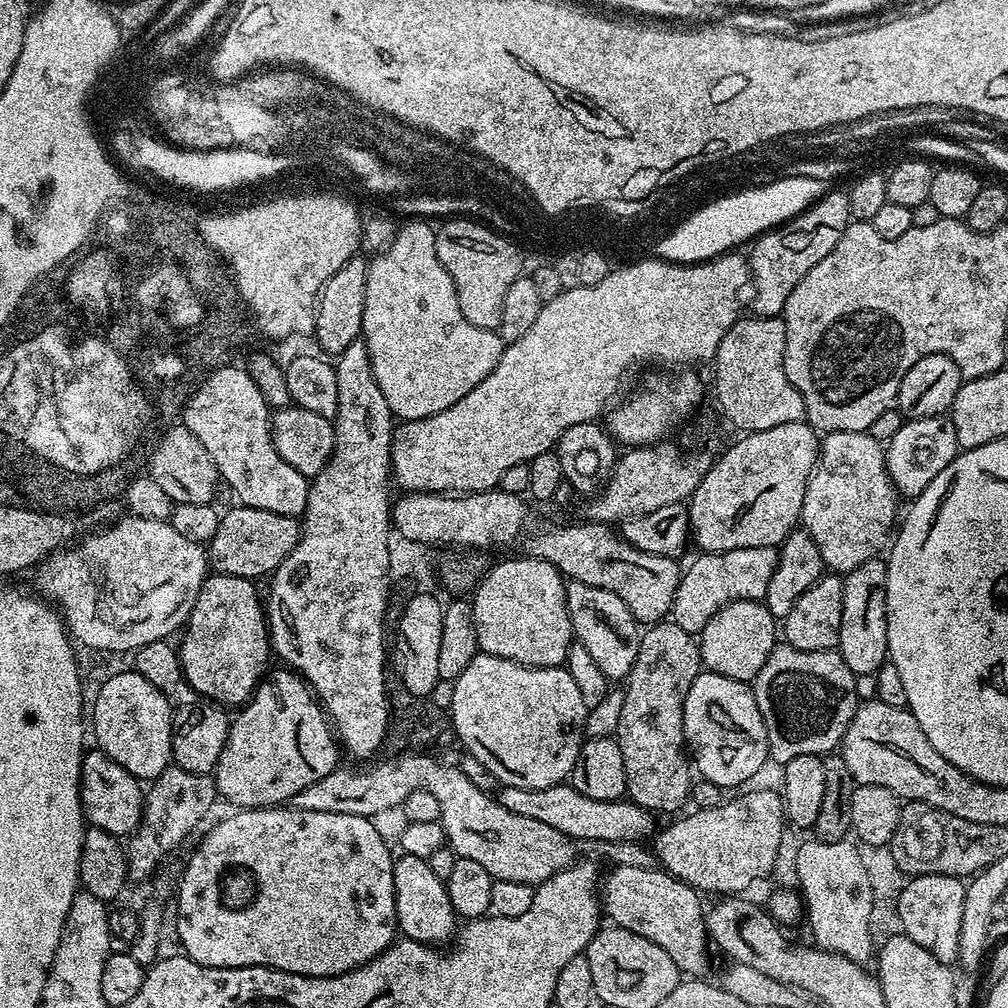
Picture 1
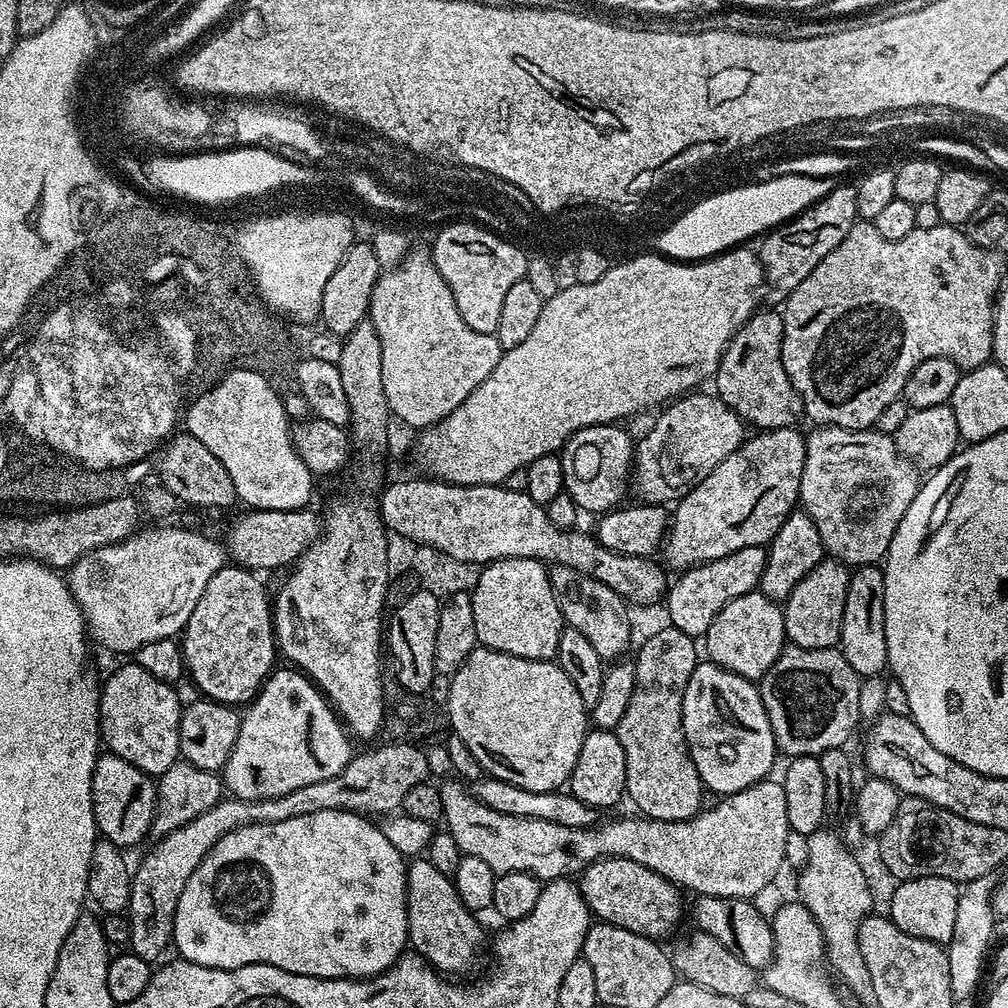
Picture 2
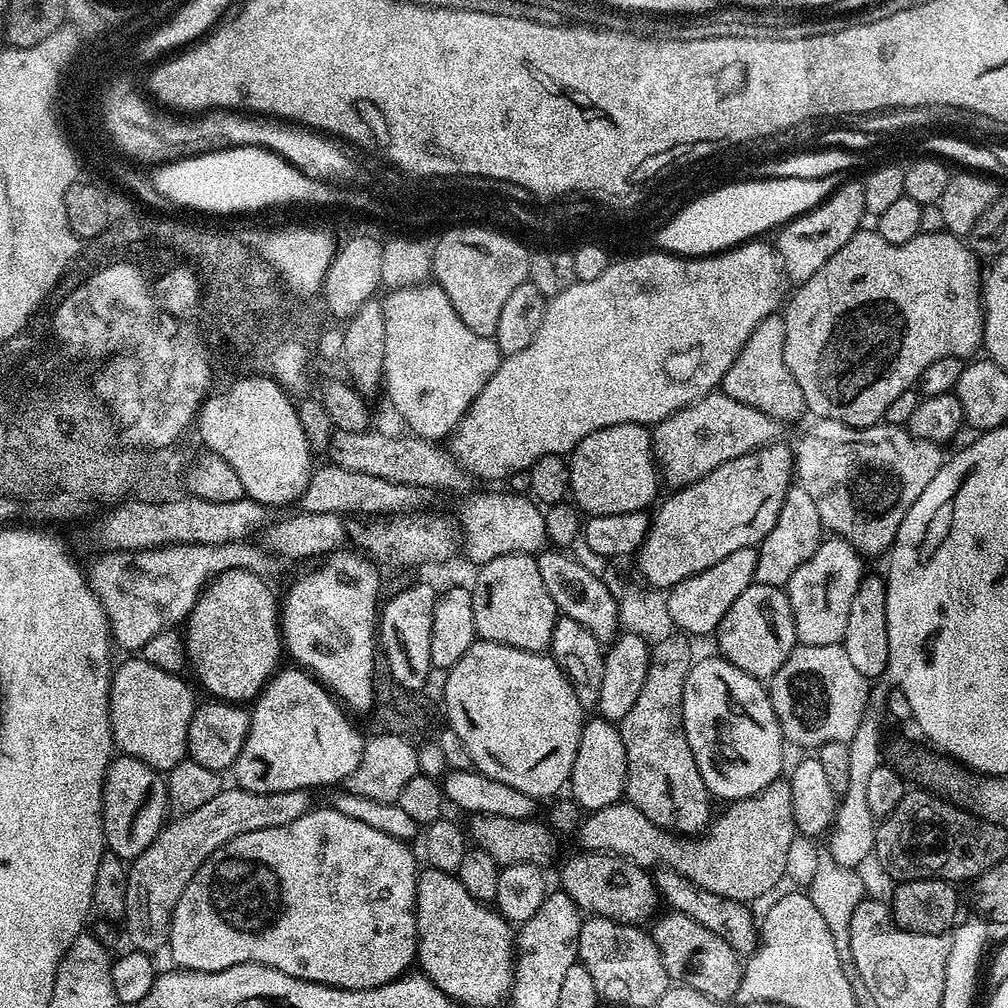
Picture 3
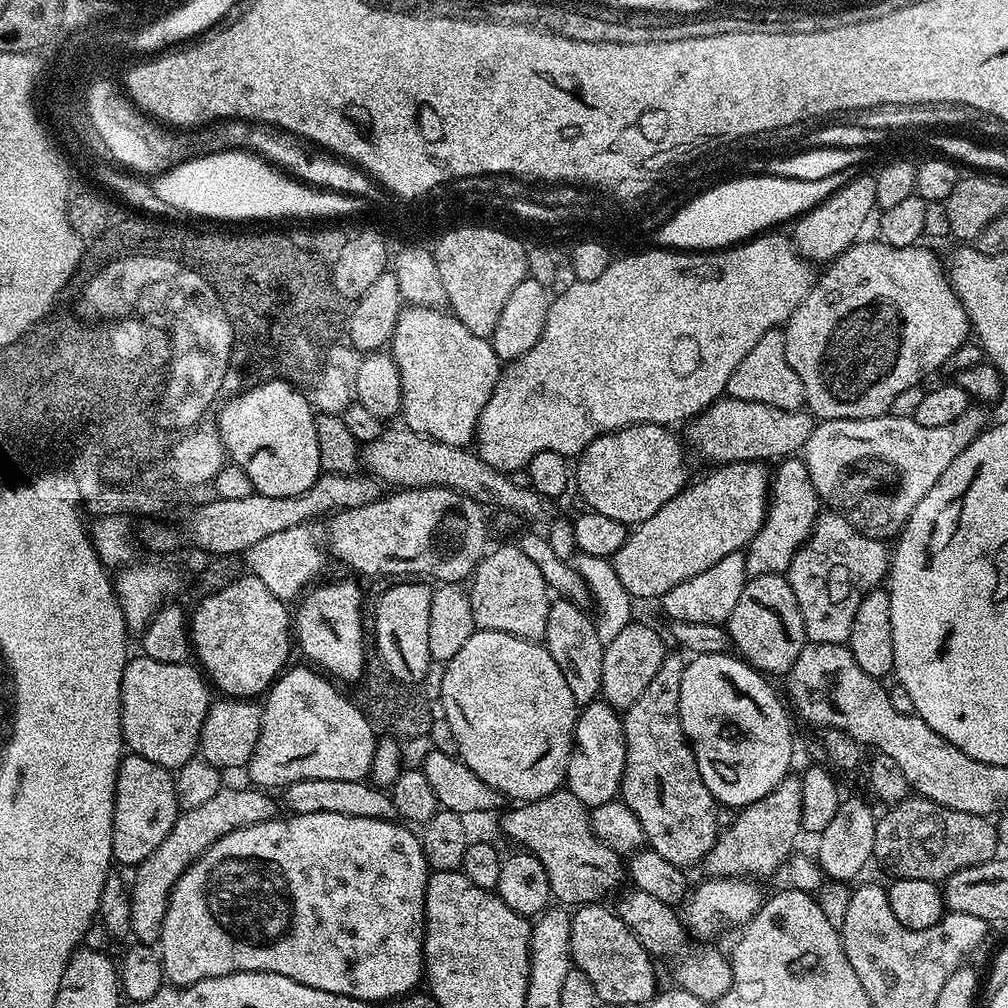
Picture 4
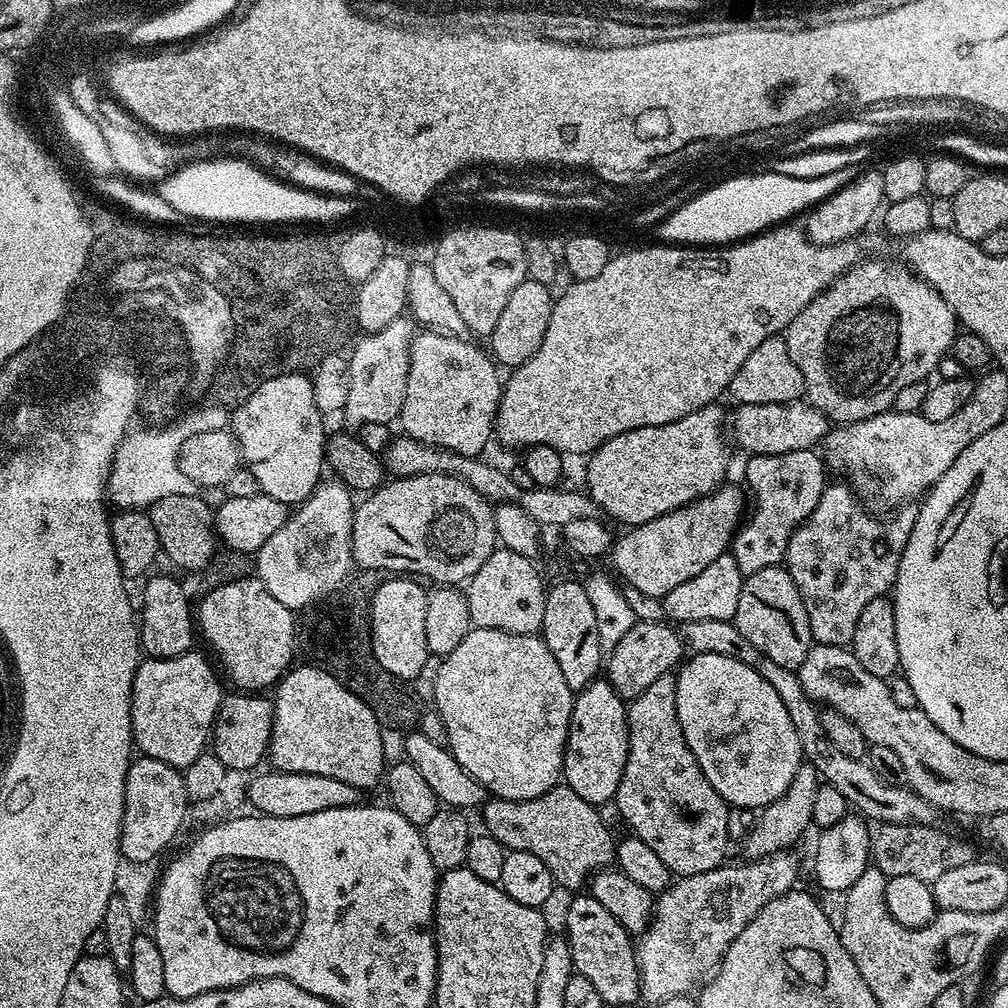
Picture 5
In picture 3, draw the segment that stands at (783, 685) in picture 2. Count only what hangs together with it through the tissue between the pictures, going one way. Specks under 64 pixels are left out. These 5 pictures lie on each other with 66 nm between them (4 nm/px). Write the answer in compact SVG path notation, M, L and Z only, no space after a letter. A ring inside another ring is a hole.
M797 643L790 658L782 662L782 670L778 670L771 676L766 687L785 741L789 745L797 744L800 748L808 748L804 750L815 750L821 748L826 742L847 744L850 738L854 738L854 730L858 730L858 724L862 722L868 705L870 680L869 677L858 674L858 670L850 663L850 658L846 658L843 644L806 646Z

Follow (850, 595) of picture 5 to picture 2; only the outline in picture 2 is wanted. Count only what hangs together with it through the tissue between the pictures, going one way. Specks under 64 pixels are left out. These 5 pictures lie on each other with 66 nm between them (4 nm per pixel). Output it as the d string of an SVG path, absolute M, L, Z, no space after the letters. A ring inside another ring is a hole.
M825 558L783 601L786 634L795 647L836 648L839 645L849 575L849 565L836 558Z

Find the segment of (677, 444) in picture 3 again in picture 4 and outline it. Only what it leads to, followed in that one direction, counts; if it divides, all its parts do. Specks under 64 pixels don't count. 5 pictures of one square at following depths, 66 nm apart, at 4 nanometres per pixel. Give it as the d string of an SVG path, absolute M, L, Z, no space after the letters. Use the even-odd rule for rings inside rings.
M725 395L716 400L705 412L692 417L687 421L687 443L700 451L704 460L709 460L712 466L721 466L732 463L746 463L748 461L779 462L785 458L792 458L806 446L806 438L810 438L814 420L807 411L795 408L794 410L778 410L778 406L766 406L762 402L742 402L738 398Z

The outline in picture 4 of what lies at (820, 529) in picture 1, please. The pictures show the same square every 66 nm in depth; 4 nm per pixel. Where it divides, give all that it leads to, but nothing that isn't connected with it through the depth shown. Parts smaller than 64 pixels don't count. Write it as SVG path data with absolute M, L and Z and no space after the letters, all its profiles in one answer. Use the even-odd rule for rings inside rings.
M970 406L946 426L922 426L911 416L898 418L891 414L861 420L822 420L813 427L810 438L806 438L802 459L806 470L810 470L814 490L829 509L839 512L862 534L888 542L899 537L914 506L918 506L934 482L946 474L946 466L950 466L950 462L954 462L954 458L958 458L958 454L989 427L990 419L983 411L987 412L983 407Z

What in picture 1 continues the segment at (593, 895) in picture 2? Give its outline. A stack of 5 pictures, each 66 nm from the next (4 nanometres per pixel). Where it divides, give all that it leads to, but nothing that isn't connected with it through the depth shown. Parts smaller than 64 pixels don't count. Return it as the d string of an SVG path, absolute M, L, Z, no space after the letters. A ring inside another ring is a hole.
M620 864L608 877L603 877L602 887L598 892L602 905L602 912L608 916L613 925L625 928L650 942L654 946L662 946L670 958L674 958L674 966L678 966L681 973L692 978L700 978L705 975L708 968L708 948L710 949L710 937L706 931L706 908L700 905L701 893L691 888L686 882L682 882L676 876L671 876L659 866L643 868L640 864Z

